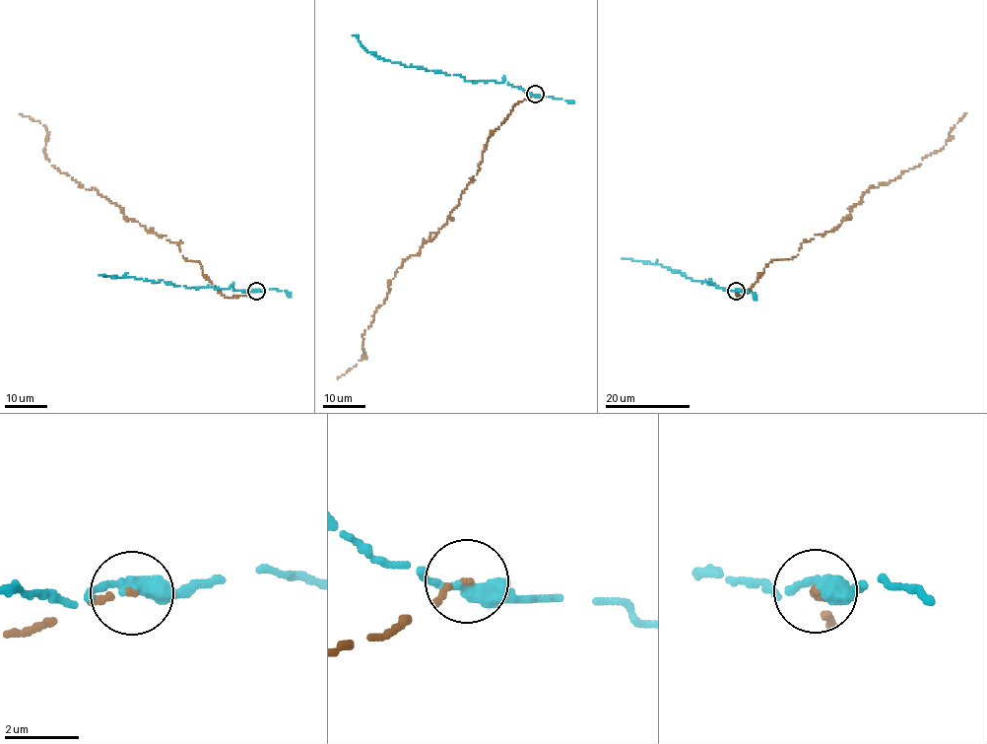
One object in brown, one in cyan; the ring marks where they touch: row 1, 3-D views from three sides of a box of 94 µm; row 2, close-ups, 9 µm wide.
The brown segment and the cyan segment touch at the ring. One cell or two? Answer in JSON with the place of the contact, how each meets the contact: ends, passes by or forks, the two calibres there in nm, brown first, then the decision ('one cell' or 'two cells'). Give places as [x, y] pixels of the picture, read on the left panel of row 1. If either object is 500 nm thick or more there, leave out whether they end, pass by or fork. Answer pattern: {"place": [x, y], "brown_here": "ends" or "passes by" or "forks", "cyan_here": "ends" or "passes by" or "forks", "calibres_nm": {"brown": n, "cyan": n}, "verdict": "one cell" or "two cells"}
{"place": [256, 291], "brown_here": "ends", "cyan_here": "passes by", "calibres_nm": {"brown": 110, "cyan": 320}, "verdict": "two cells"}

